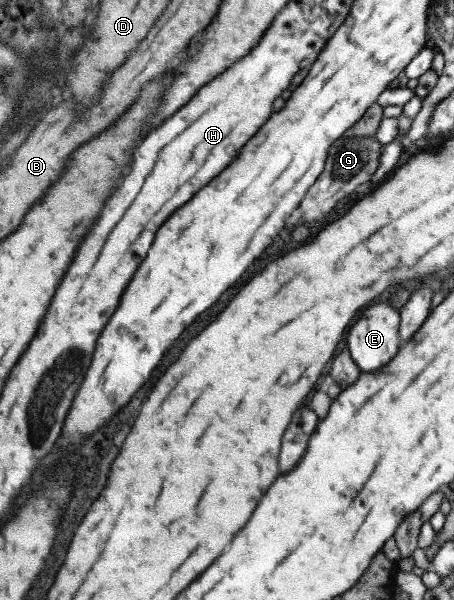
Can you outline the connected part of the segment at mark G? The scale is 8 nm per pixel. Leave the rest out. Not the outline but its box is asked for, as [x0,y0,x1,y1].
[298,135,382,220]

